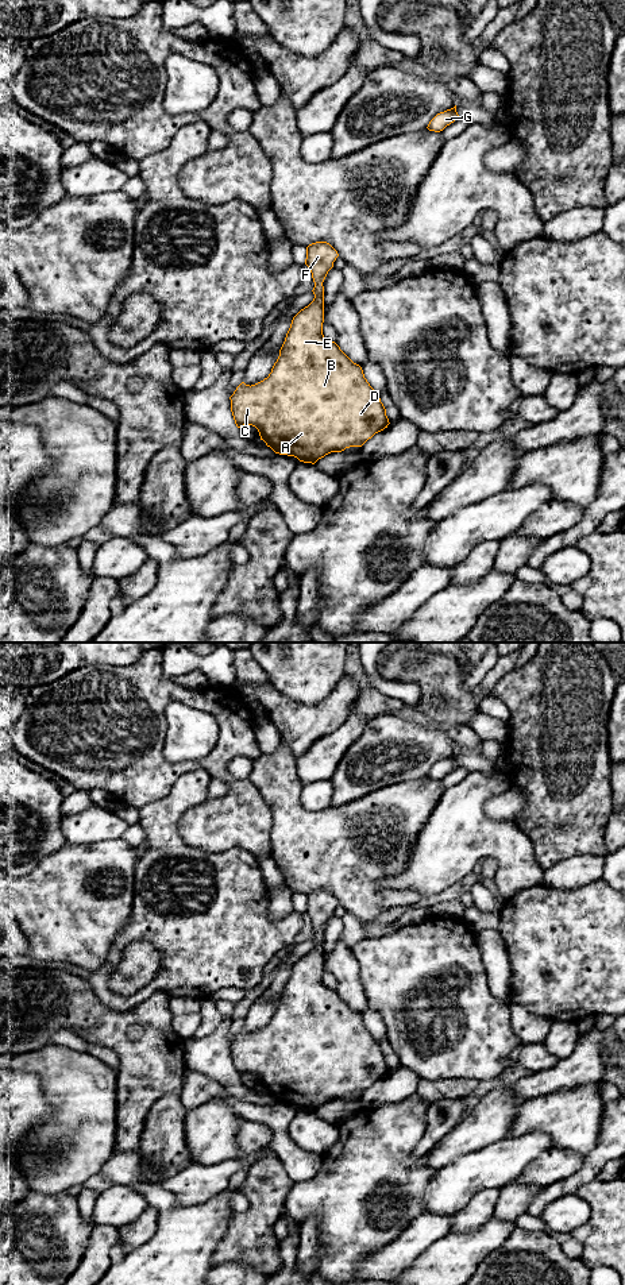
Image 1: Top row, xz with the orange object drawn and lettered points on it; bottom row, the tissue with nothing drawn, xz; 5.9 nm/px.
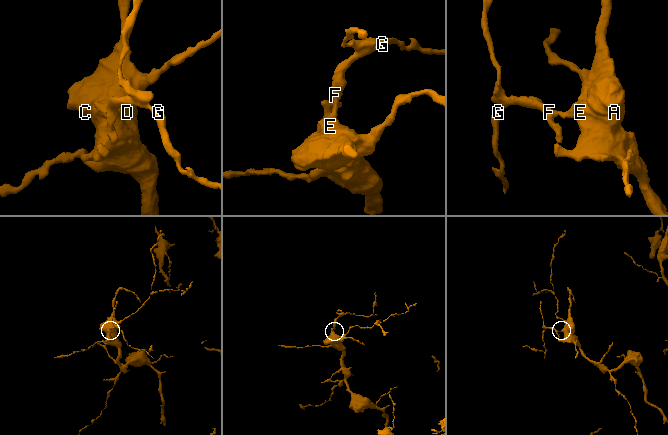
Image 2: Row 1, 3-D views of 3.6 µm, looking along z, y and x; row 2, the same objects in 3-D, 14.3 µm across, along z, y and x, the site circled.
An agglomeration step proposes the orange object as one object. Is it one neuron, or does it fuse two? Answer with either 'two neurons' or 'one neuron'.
one neuron

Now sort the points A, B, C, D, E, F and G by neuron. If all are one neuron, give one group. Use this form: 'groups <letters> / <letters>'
groups A B C D E F G

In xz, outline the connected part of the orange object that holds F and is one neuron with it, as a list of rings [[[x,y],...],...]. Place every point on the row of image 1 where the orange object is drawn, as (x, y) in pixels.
[[[327,242],[306,247],[305,265],[315,282],[313,301],[293,317],[269,377],[251,386],[242,382],[229,397],[238,428],[252,425],[275,454],[312,464],[331,452],[362,447],[390,424],[379,394],[364,378],[362,367],[323,335],[323,282],[337,256],[337,251]]]

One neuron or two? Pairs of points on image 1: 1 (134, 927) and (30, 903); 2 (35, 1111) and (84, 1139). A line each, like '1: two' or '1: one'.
1: two
2: two

